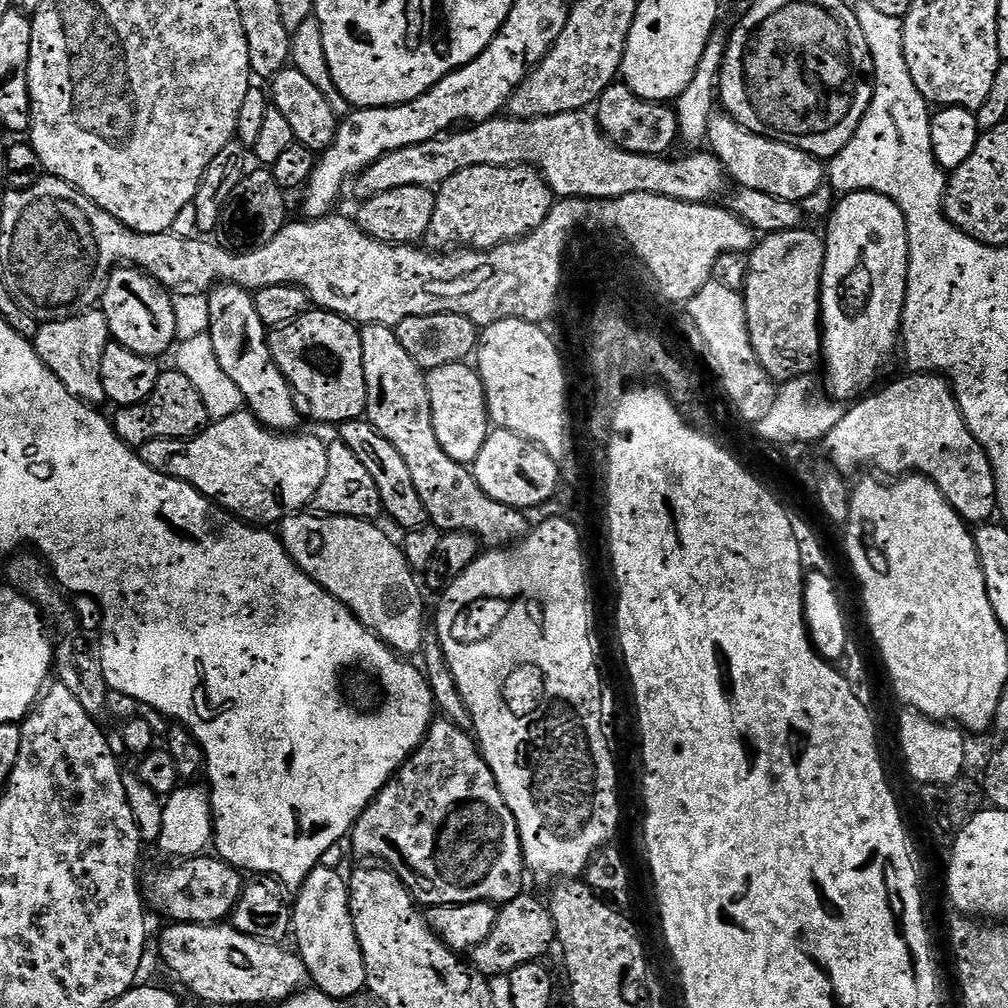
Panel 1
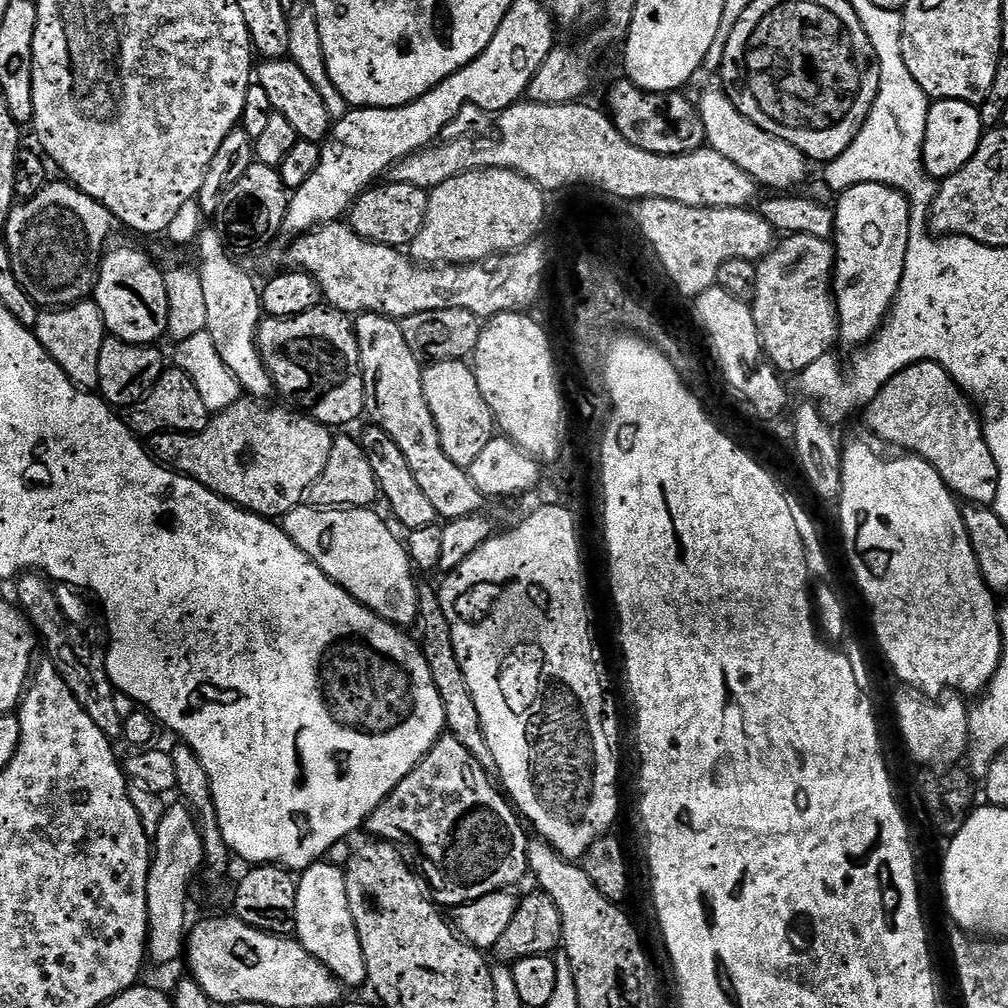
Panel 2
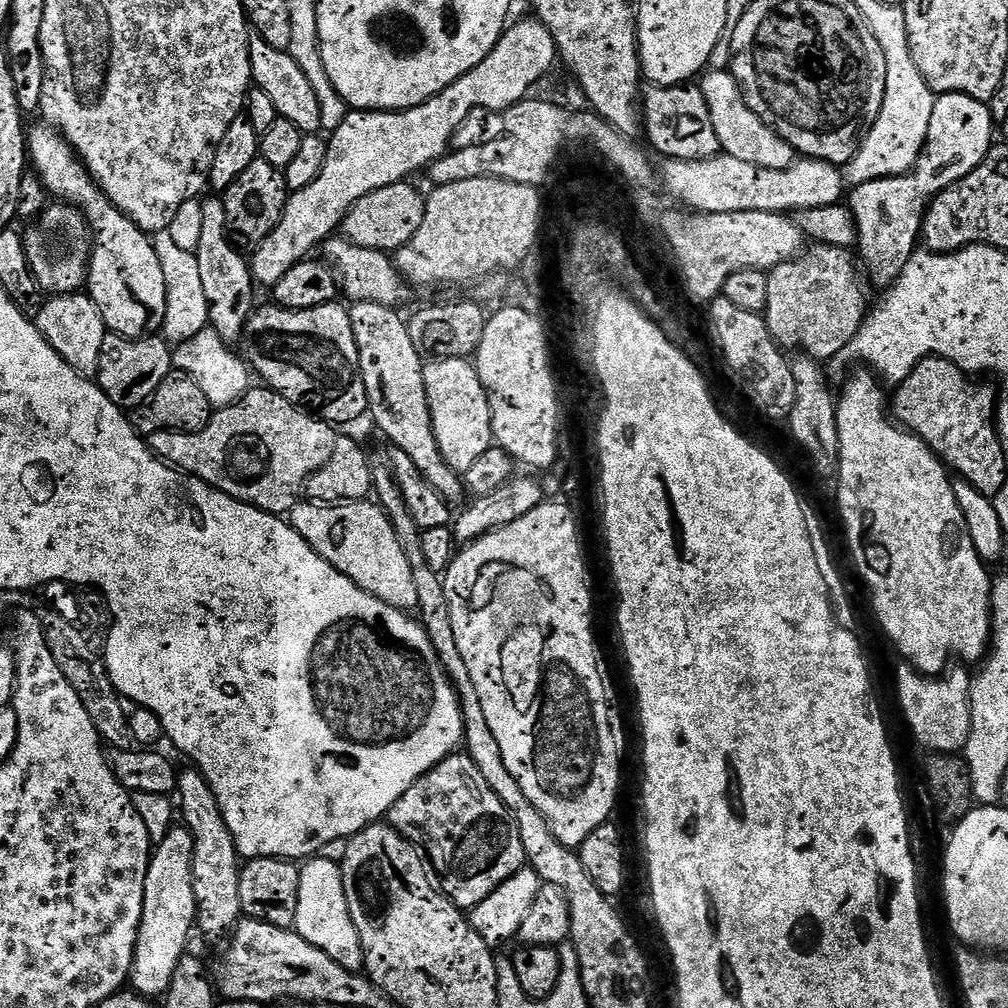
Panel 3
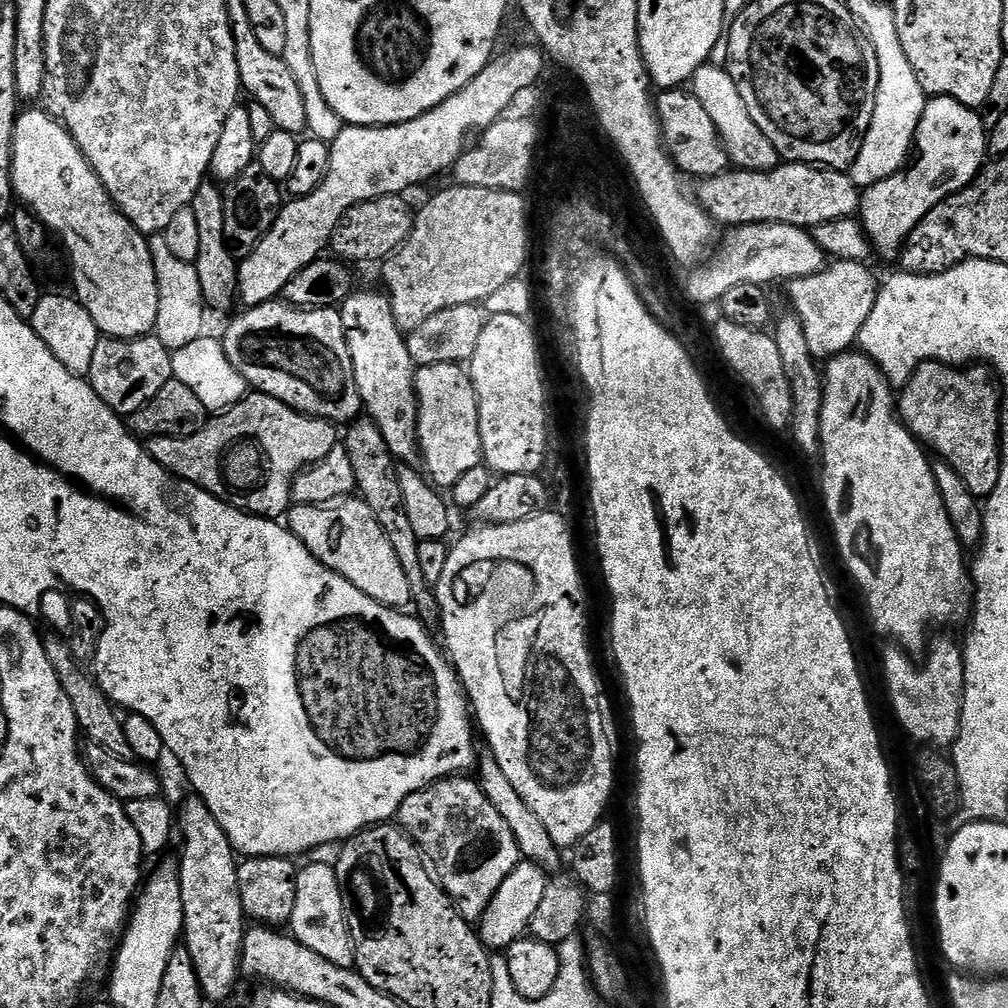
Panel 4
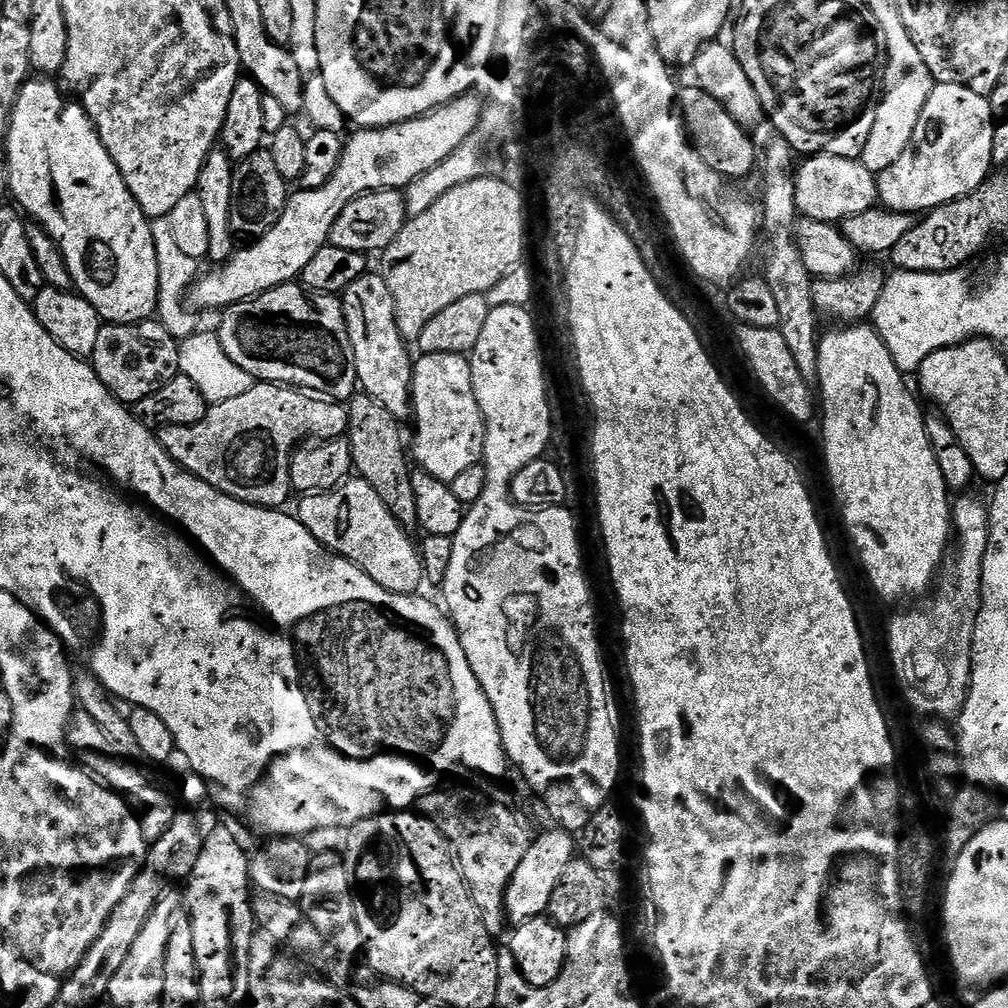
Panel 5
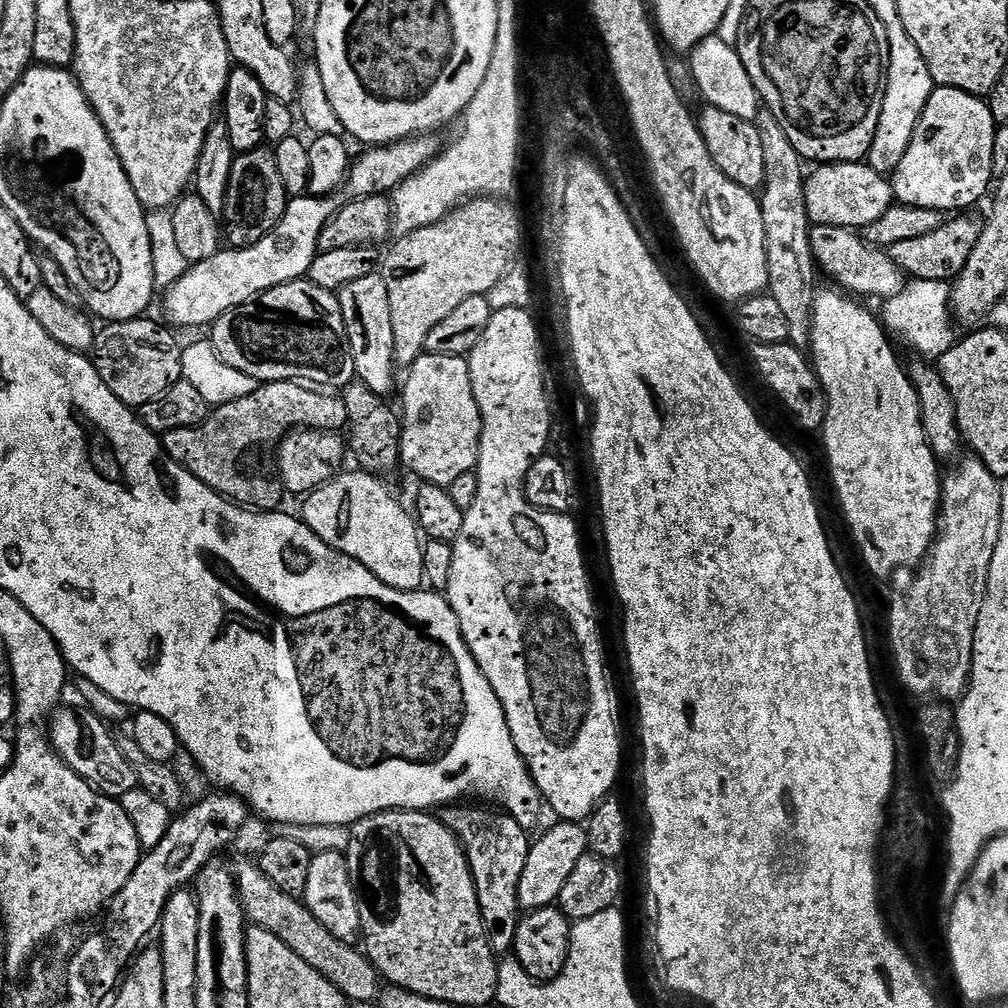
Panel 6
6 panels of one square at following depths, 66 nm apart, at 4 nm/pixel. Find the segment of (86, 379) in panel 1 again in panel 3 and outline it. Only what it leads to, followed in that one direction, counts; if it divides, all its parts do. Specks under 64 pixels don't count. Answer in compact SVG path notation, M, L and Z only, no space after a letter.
M87 294L53 296L40 305L40 313L34 317L36 329L48 339L52 349L79 374L95 377L98 358L102 358L102 342L106 335L104 319L98 306Z

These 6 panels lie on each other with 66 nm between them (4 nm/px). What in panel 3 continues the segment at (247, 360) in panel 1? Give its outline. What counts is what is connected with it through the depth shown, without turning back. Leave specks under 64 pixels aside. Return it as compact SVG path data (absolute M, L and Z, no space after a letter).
M205 199L202 203L202 239L198 242L198 250L195 255L198 260L199 275L202 278L203 289L206 292L206 302L209 303L208 322L211 331L219 334L225 342L232 346L235 345L235 340L237 343L243 337L244 327L248 325L248 319L252 317L252 313L257 307L256 291L258 291L258 288L253 281L249 261L246 256L239 252L241 249L230 239L223 199L212 199L216 200Z

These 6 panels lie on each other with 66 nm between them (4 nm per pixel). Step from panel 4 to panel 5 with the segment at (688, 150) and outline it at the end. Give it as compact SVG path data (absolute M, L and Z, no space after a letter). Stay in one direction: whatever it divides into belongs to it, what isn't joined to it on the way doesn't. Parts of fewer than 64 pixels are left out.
M699 86L681 87L678 92L678 107L693 145L700 151L702 162L706 162L710 170L732 181L750 175L755 164L757 167L758 148L752 145L752 140L748 137L751 136L749 129L735 121L706 90Z

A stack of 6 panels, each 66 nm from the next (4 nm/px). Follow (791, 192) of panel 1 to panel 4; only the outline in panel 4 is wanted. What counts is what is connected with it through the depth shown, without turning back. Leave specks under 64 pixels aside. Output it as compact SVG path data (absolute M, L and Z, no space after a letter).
M721 69L720 76L704 76L697 74L690 81L691 91L703 101L710 110L710 116L718 126L724 143L728 146L731 159L736 160L741 169L744 170L767 170L776 168L782 162L780 152L767 140L770 132L764 125L760 124L753 116L748 102L742 95L740 86L735 78L728 72L729 69Z

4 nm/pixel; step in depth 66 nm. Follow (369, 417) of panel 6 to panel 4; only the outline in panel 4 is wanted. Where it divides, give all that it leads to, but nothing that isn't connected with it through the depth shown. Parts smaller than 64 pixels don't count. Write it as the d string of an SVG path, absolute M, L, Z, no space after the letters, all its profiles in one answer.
M357 419L349 428L352 429L348 432L346 447L352 455L359 491L368 501L368 505L375 510L381 524L388 529L392 545L401 557L415 557L418 534L410 522L408 513L404 511L404 486L398 479L398 472L396 476L396 464L392 461L394 453L388 448L386 438L374 419Z

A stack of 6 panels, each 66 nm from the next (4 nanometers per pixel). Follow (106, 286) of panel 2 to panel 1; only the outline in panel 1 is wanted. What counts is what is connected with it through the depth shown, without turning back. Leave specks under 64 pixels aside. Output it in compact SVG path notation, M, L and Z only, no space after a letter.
M117 268L106 282L102 301L102 311L108 323L111 339L134 350L134 354L160 358L160 355L168 347L171 349L178 340L175 332L173 297L169 289L139 268Z

